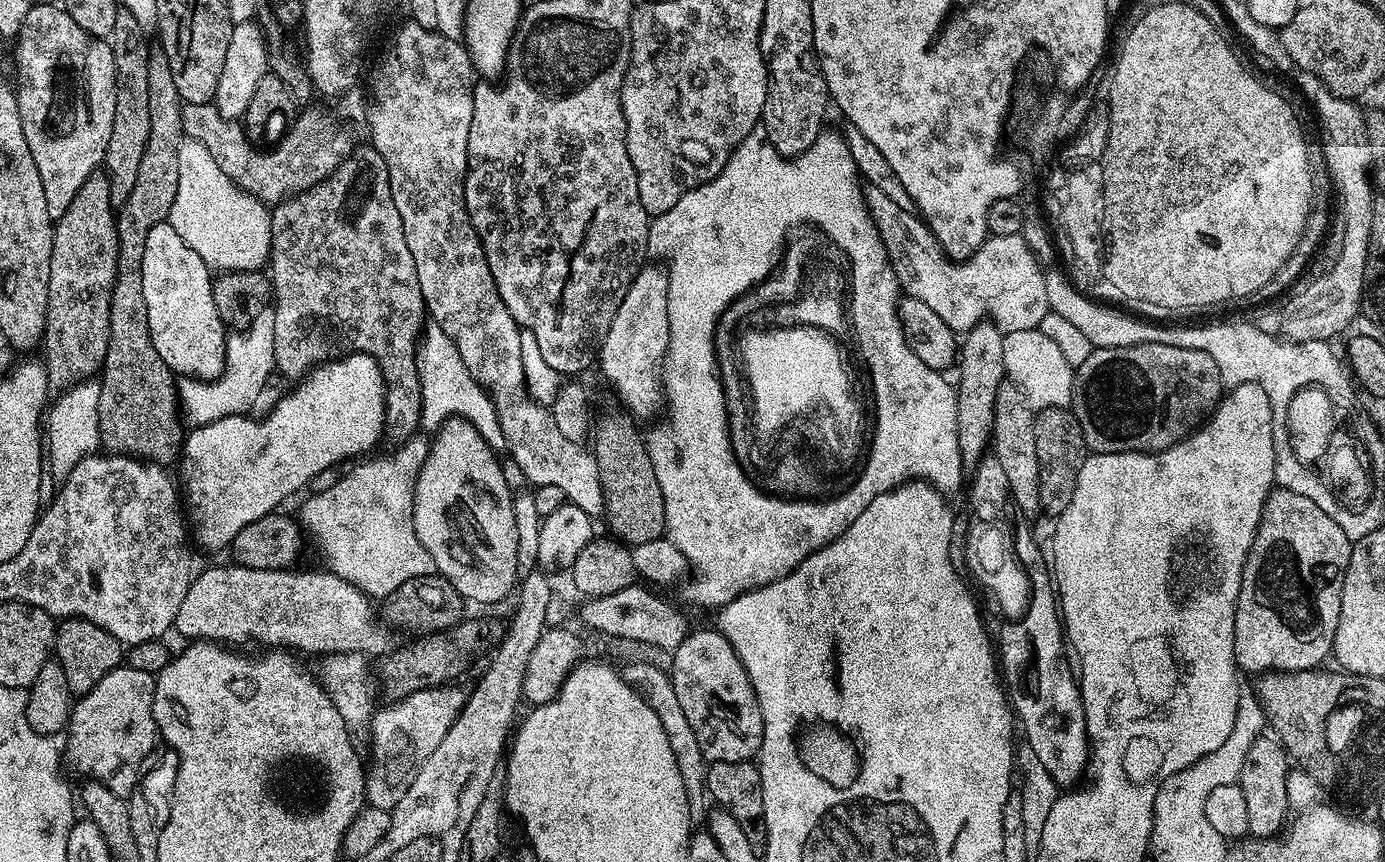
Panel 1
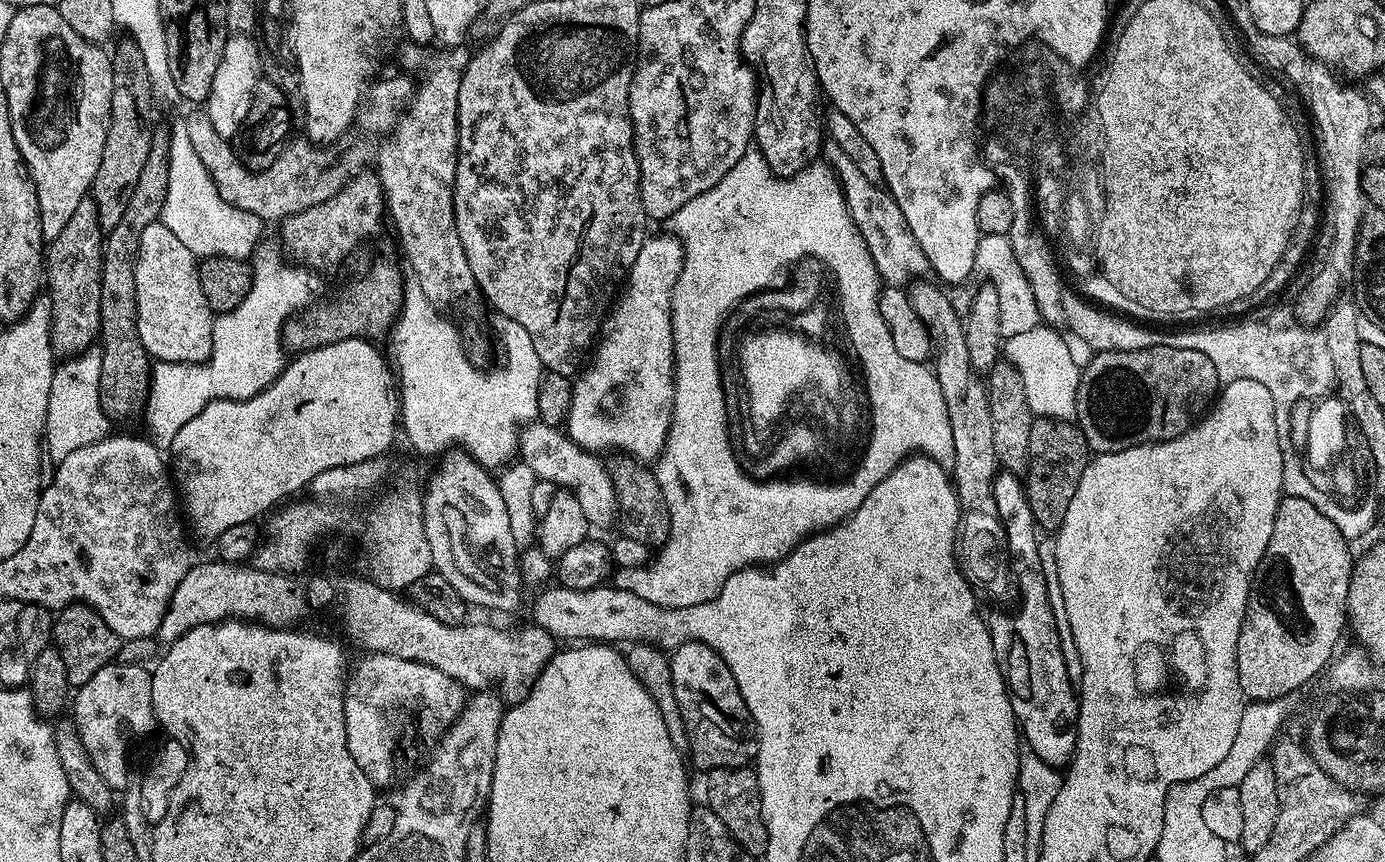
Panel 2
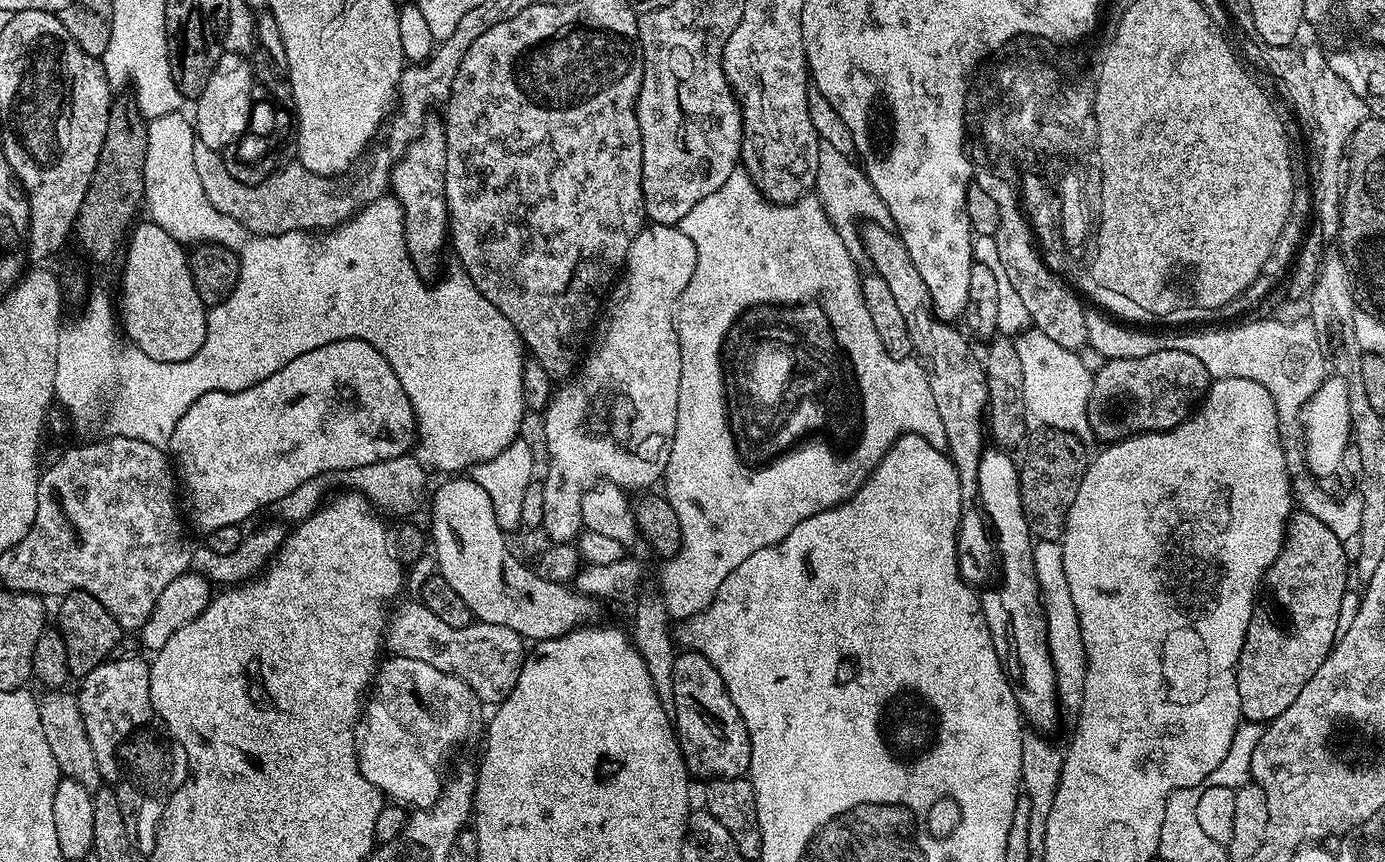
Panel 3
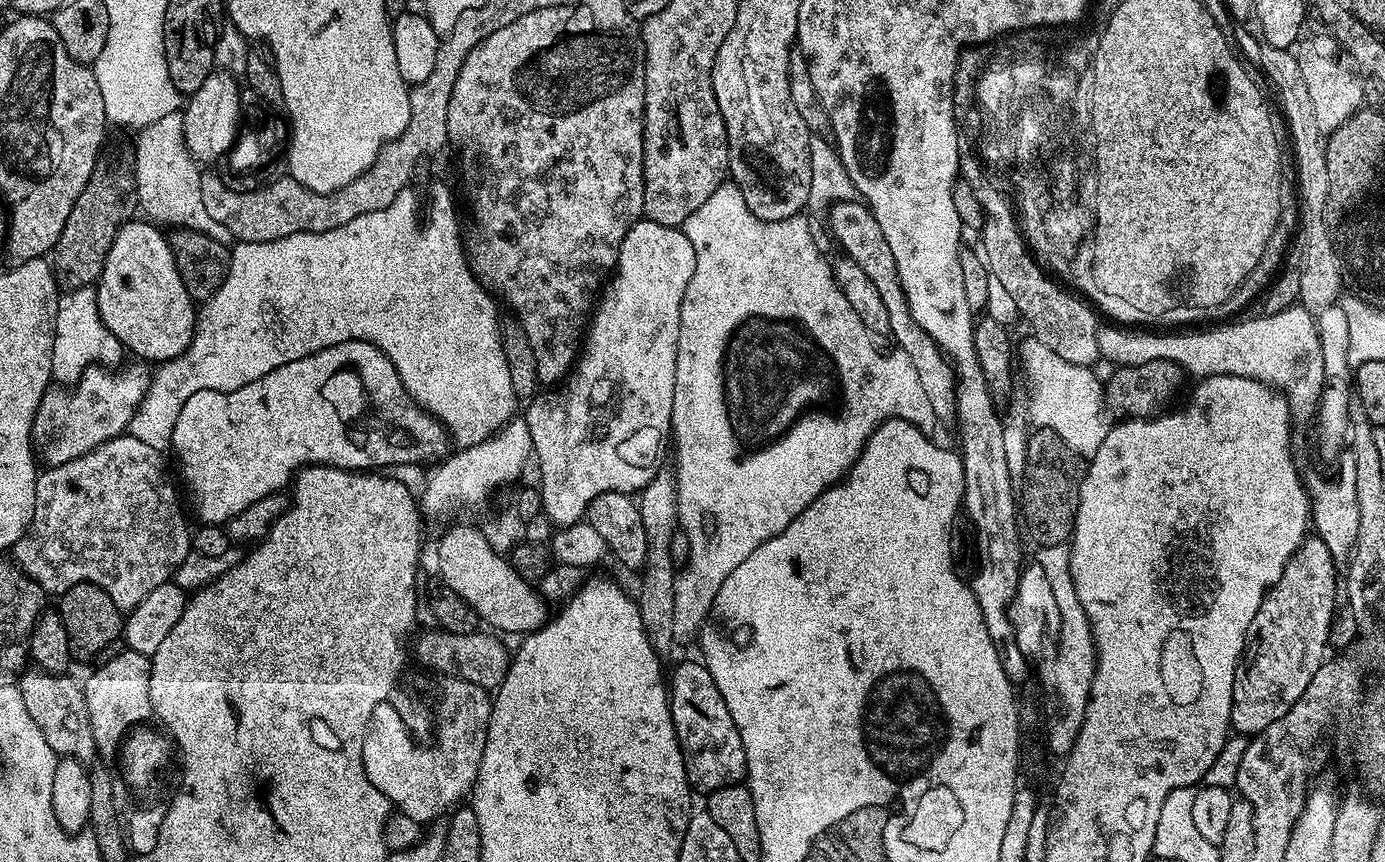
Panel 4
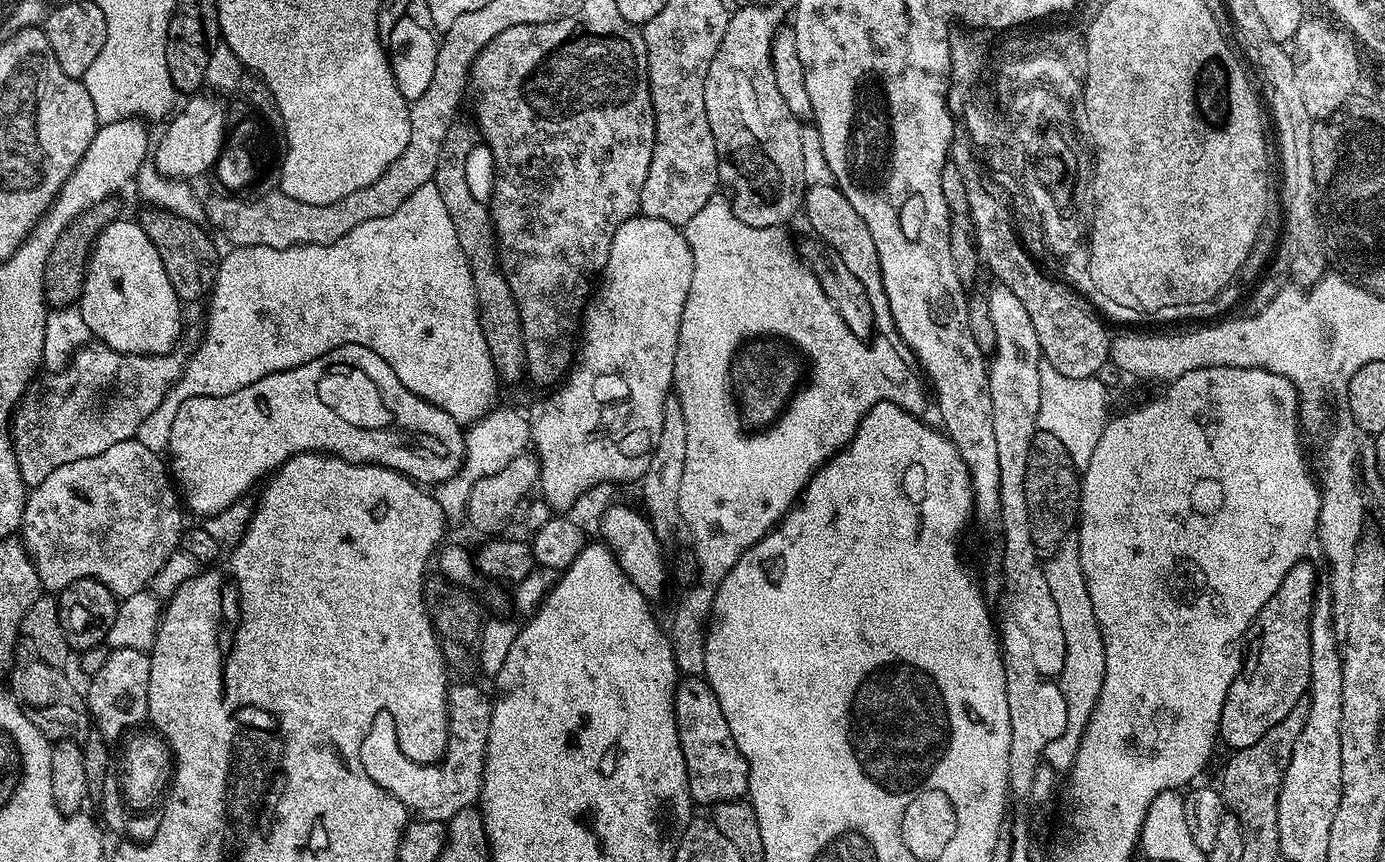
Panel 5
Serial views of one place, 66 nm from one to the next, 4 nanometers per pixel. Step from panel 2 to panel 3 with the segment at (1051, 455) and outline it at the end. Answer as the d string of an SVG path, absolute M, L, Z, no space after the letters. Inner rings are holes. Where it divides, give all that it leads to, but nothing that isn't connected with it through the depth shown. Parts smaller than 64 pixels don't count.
M1043 426L1036 429L1027 437L1022 448L1024 457L1018 460L1022 514L1026 514L1026 522L1036 540L1060 540L1070 506L1074 498L1078 498L1078 486L1082 486L1082 478L1088 469L1090 452L1084 449L1083 439L1066 430Z

